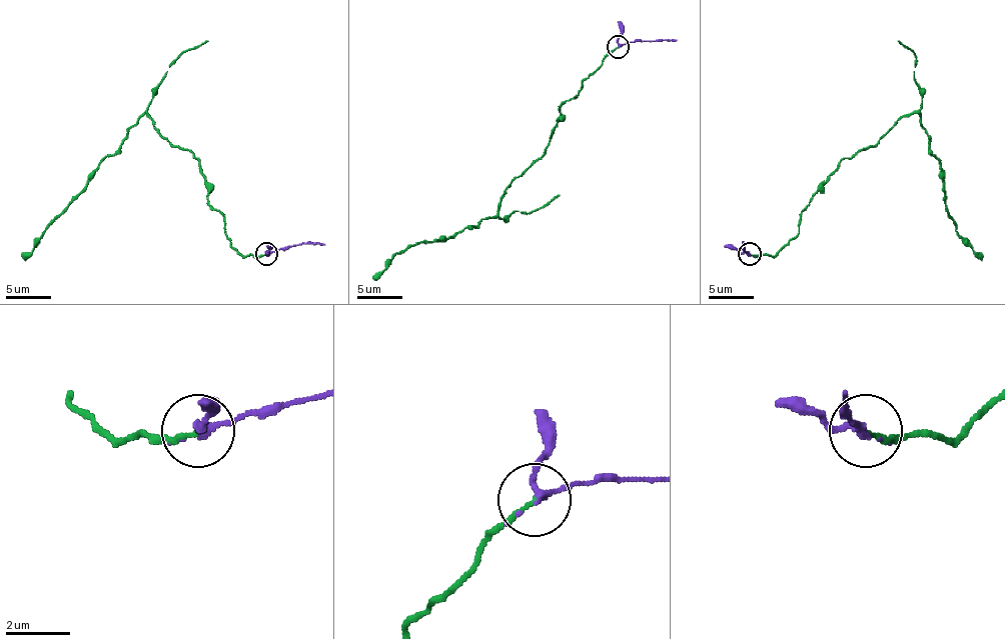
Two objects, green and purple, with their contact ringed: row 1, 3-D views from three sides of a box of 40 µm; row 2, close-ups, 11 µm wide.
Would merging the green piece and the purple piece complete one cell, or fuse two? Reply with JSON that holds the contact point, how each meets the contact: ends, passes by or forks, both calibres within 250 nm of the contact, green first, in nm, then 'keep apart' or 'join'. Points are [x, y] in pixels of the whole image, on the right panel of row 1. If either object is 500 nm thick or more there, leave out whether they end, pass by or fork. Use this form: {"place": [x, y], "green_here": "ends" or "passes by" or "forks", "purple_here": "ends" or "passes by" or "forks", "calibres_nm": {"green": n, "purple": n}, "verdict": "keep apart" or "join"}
{"place": [749, 254], "green_here": "ends", "purple_here": "passes by", "calibres_nm": {"green": 140, "purple": 190}, "verdict": "join"}

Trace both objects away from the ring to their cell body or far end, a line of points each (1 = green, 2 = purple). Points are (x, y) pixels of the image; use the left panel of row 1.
1: (266, 253), (242, 255), (230, 244), (199, 161), (174, 147), (145, 113), (32, 251), (21, 255)
2: (266, 253), (298, 244), (325, 244)

